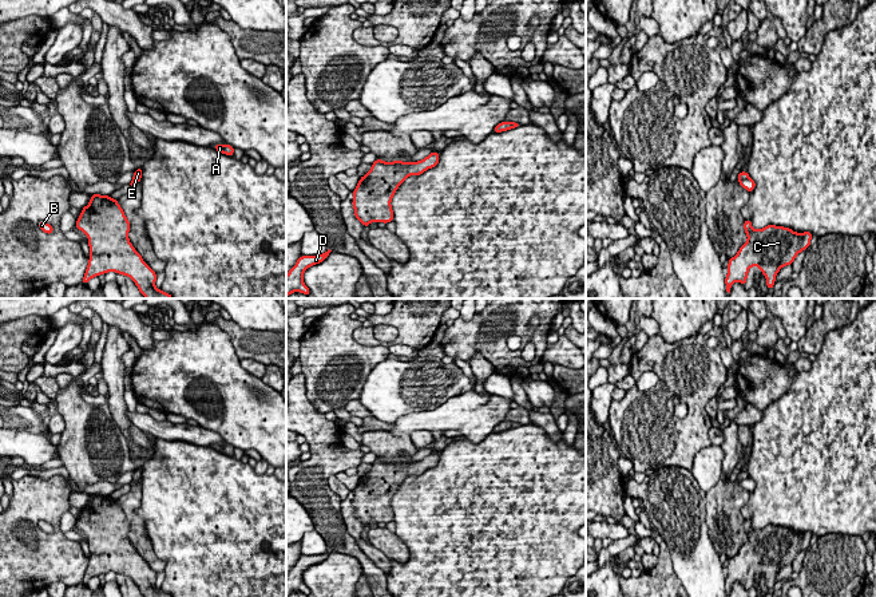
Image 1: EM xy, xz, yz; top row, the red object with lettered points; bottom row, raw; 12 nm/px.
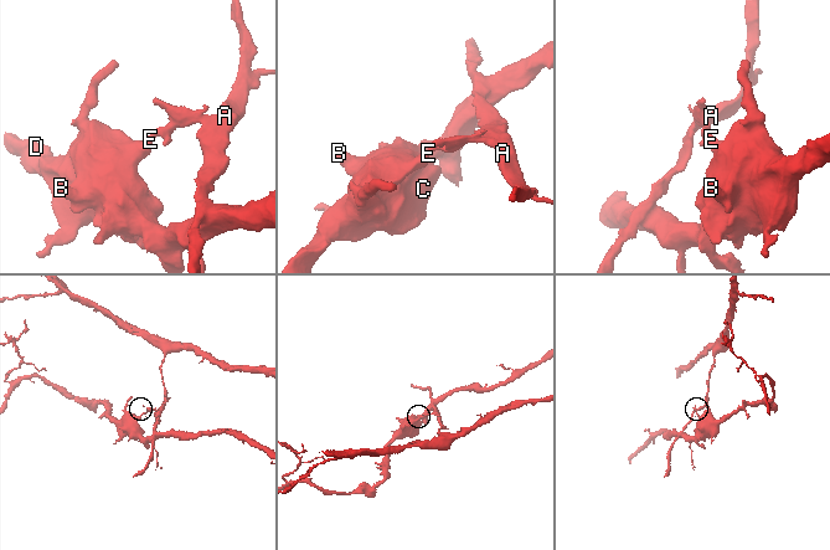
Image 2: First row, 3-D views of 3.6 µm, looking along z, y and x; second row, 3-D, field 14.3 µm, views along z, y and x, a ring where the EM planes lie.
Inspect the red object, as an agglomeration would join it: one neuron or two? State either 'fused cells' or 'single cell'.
fused cells

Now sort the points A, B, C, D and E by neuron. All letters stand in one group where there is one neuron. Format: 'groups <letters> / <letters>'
groups A E / B C D

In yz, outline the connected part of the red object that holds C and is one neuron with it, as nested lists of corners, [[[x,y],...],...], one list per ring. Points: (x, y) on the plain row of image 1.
[[[744,521],[748,541],[738,553],[729,558],[728,576],[725,578],[726,592],[738,581],[746,584],[748,572],[758,566],[766,577],[769,590],[782,566],[792,565],[797,554],[810,546],[812,533],[796,533],[789,527],[768,525],[764,529],[753,529],[752,521]]]

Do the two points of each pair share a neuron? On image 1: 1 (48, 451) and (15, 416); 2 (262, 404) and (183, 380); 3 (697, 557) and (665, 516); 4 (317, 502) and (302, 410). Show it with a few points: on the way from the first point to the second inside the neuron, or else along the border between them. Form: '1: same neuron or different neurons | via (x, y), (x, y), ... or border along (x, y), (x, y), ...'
1: same neuron | via (40, 443), (22, 424)
2: same neuron | via (241, 404), (236, 404), (215, 391), (197, 391)
3: same neuron | via (690, 546), (688, 538), (676, 526)
4: same neuron | via (317, 479), (318, 433)

